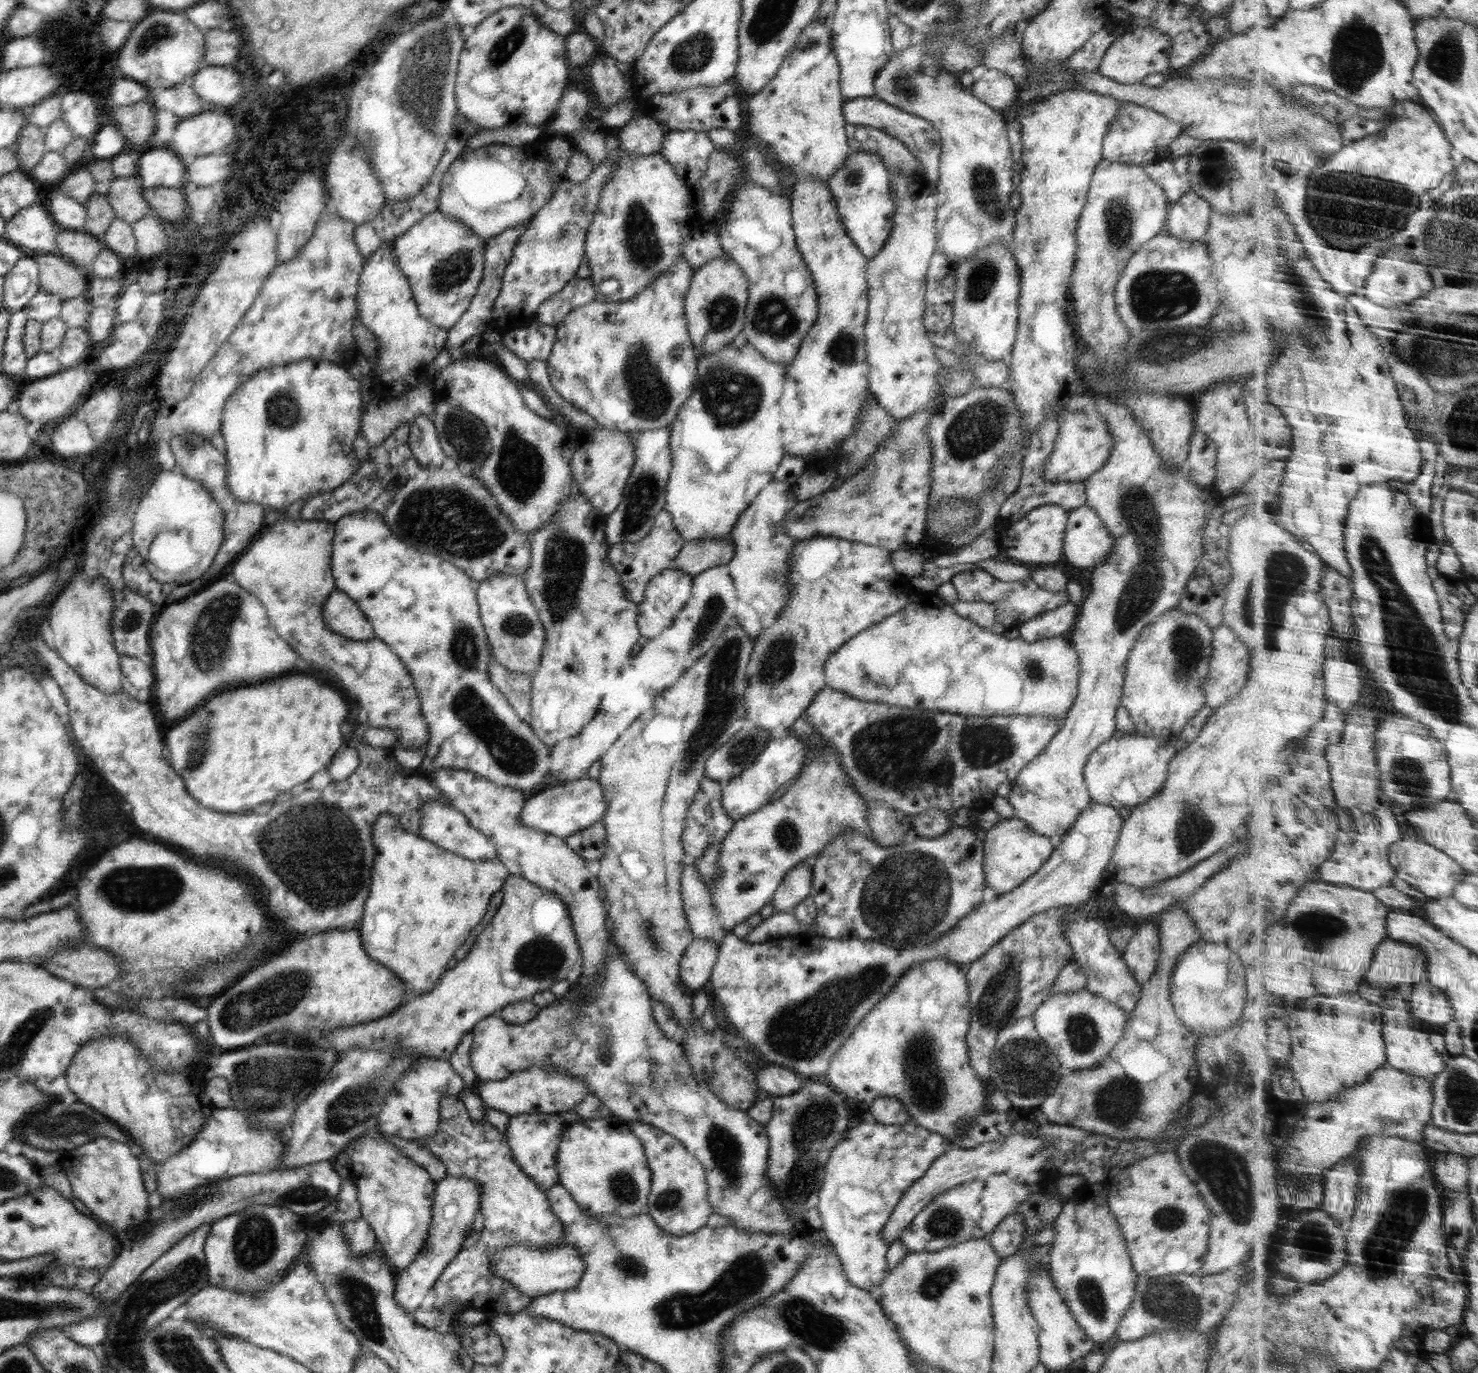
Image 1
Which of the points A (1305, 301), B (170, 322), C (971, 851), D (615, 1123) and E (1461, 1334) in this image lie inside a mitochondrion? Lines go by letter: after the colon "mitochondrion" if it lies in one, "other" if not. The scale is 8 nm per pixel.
A: mitochondrion
B: other
C: other
D: other
E: other

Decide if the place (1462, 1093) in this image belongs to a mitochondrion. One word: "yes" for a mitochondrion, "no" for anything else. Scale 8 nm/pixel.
yes

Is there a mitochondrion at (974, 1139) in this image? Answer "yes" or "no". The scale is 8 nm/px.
no

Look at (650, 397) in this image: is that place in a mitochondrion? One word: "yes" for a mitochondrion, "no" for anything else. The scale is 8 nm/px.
yes

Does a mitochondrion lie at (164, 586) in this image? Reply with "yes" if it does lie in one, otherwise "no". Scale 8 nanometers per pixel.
no

